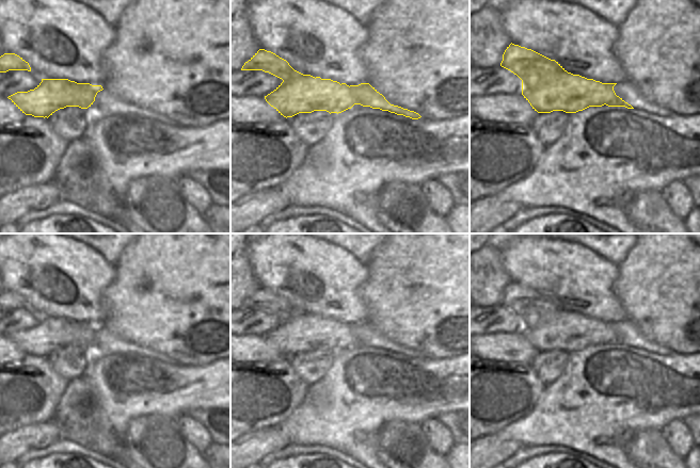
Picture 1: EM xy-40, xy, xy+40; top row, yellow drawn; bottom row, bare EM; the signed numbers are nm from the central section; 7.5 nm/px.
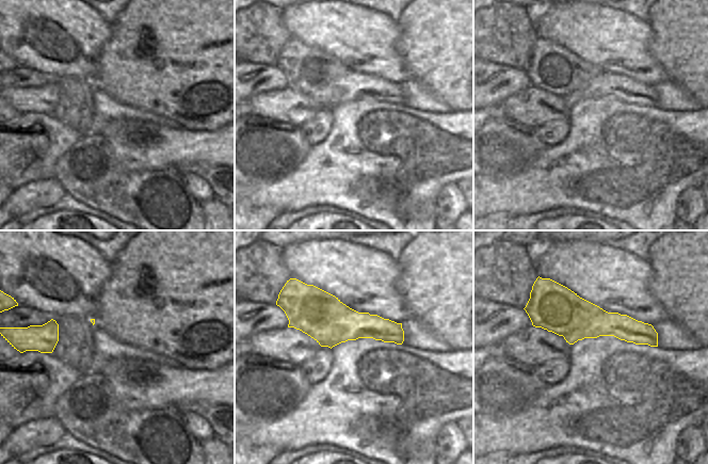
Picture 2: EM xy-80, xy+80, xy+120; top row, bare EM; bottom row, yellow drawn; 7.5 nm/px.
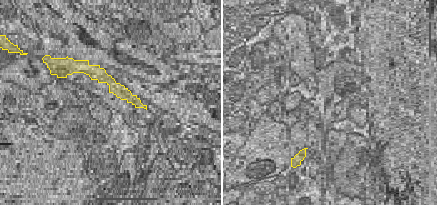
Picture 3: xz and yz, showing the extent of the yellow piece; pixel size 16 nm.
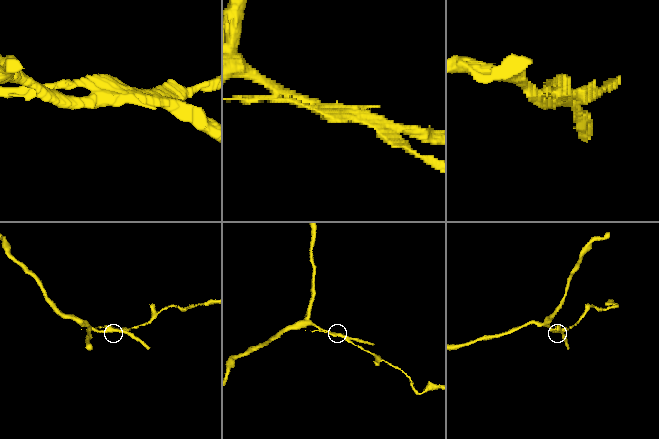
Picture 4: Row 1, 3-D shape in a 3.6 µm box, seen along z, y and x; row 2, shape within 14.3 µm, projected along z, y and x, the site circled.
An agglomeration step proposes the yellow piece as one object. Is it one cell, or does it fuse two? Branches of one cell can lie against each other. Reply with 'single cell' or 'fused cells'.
fused cells

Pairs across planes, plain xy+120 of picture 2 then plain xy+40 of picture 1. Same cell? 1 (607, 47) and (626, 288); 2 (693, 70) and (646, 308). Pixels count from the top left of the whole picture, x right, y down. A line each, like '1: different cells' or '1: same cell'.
1: different cells
2: same cell

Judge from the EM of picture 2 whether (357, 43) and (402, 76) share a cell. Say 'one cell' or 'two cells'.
one cell

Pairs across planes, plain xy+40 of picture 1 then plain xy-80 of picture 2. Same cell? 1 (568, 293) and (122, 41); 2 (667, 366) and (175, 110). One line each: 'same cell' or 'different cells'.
1: different cells
2: different cells

